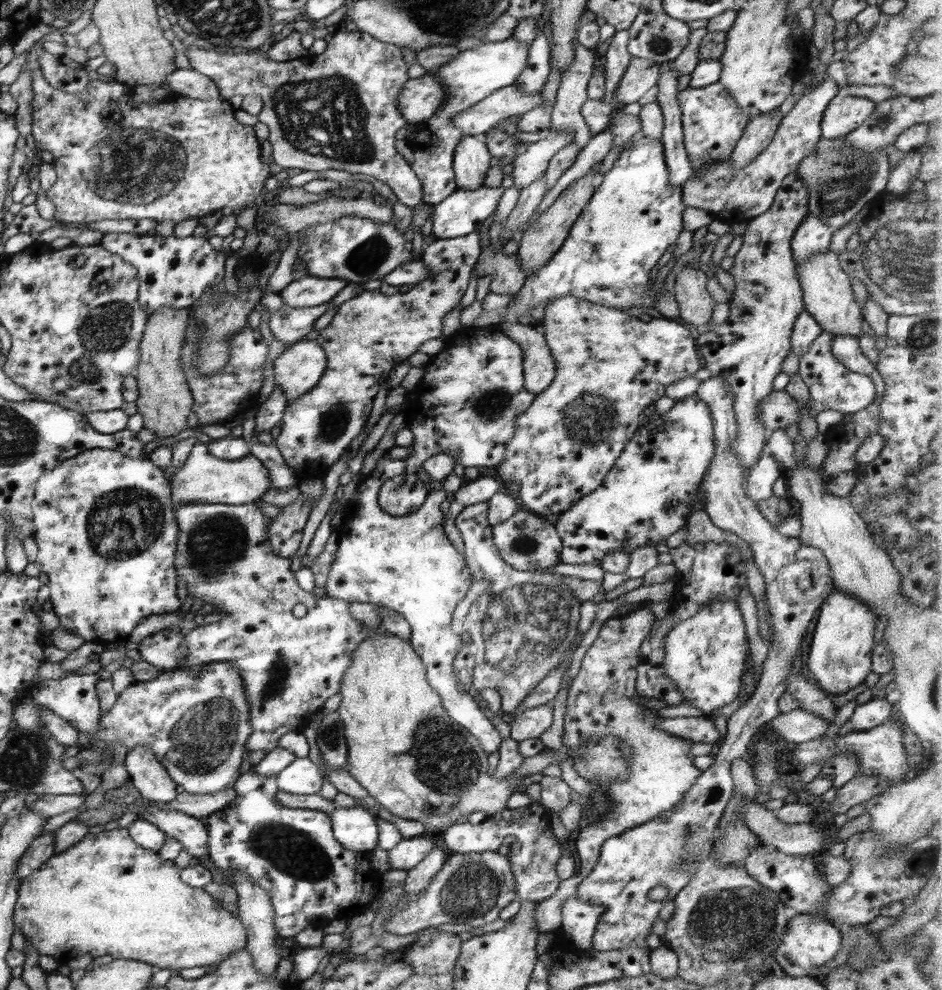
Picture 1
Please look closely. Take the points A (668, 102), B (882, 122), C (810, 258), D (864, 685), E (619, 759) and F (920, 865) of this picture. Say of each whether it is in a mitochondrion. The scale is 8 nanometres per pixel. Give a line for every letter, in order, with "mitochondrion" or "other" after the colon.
A: other
B: mitochondrion
C: other
D: other
E: mitochondrion
F: mitochondrion

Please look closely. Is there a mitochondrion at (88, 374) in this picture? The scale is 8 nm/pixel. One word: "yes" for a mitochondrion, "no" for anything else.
yes

